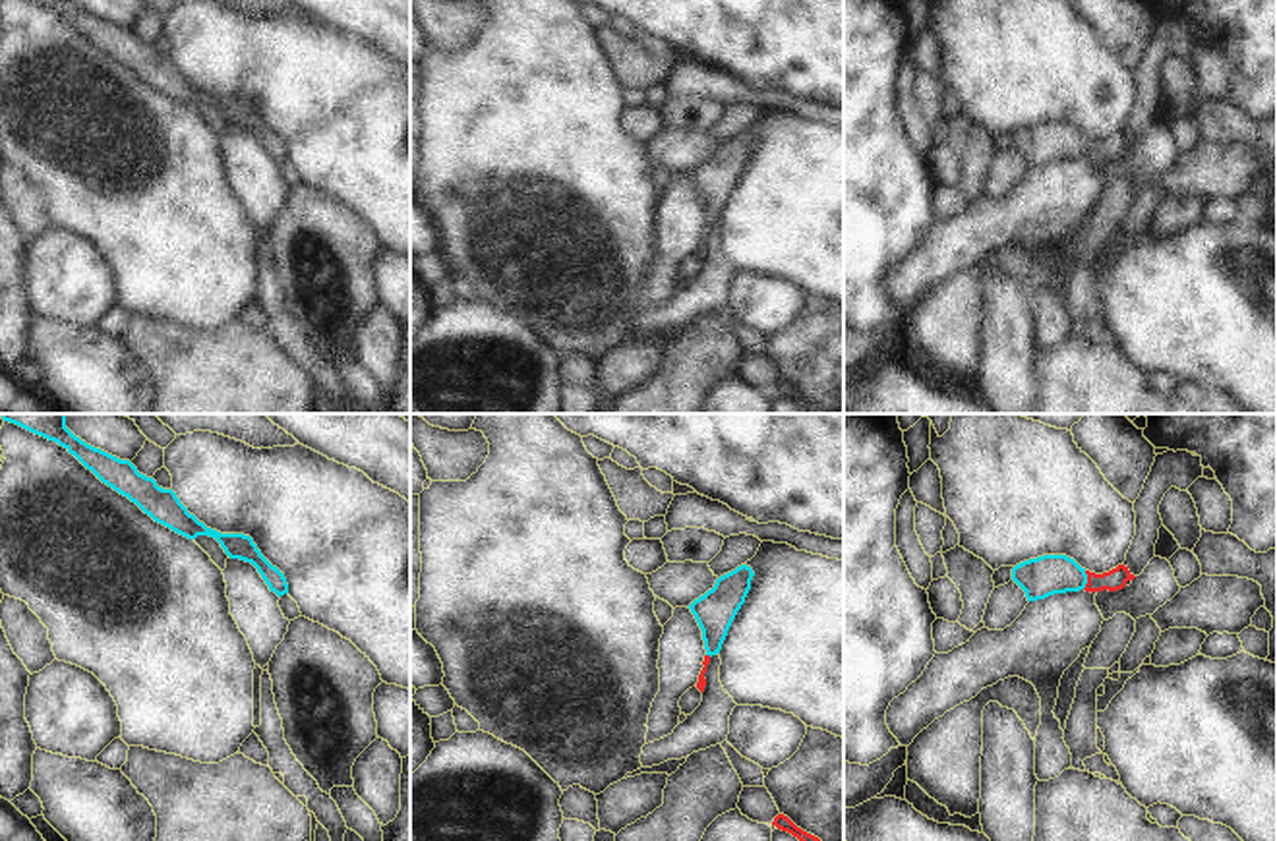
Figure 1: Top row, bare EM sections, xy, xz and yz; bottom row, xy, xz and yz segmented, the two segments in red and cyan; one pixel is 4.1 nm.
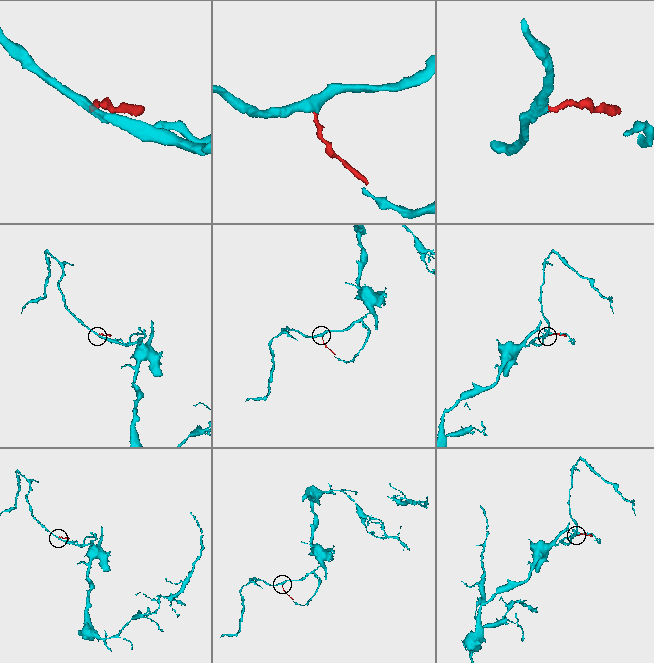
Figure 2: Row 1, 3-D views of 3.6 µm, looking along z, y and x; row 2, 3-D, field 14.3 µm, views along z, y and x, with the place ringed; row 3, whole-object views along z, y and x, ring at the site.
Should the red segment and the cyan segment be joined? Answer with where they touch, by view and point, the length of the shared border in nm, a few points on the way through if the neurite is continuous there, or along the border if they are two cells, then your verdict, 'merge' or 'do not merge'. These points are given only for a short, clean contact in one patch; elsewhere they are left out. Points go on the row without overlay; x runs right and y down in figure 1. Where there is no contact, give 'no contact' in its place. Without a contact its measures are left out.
meets red in yz at (1088, 147); contact 80 nm long; runs through yz (1115, 145), (1088, 147), (1047, 142); merge

